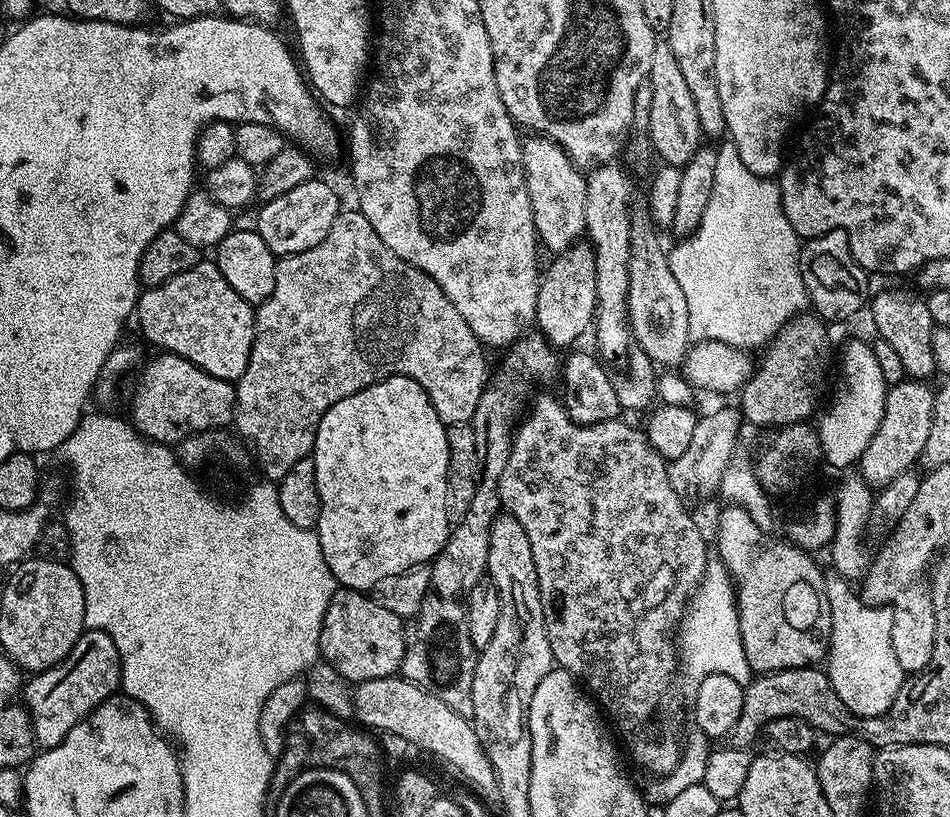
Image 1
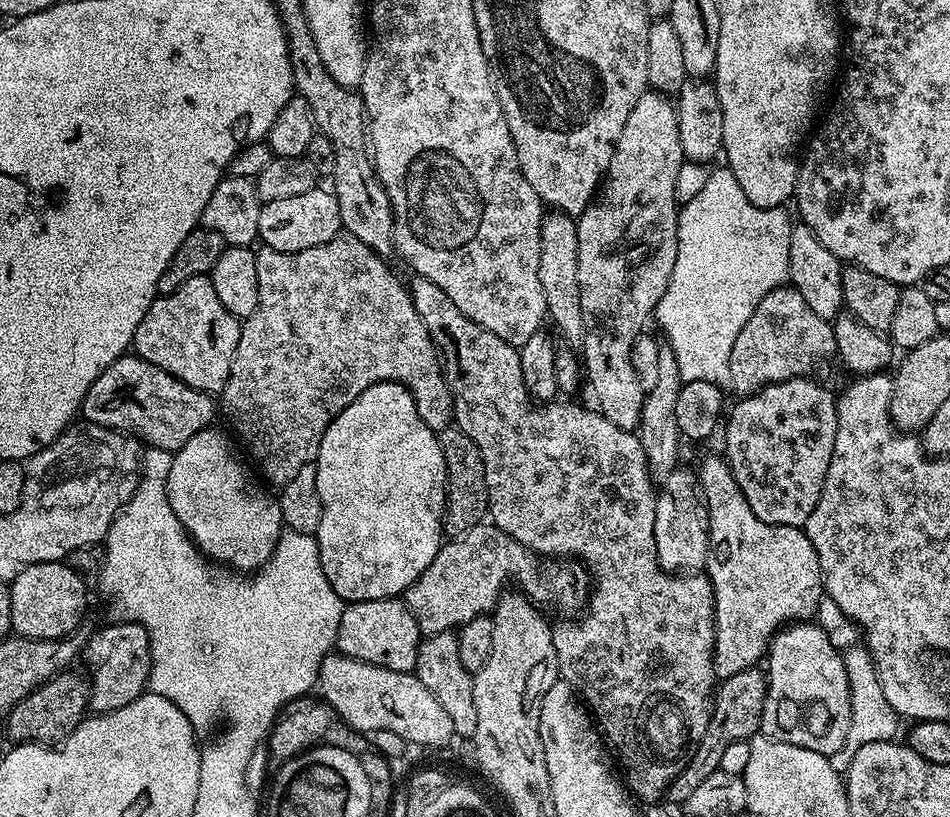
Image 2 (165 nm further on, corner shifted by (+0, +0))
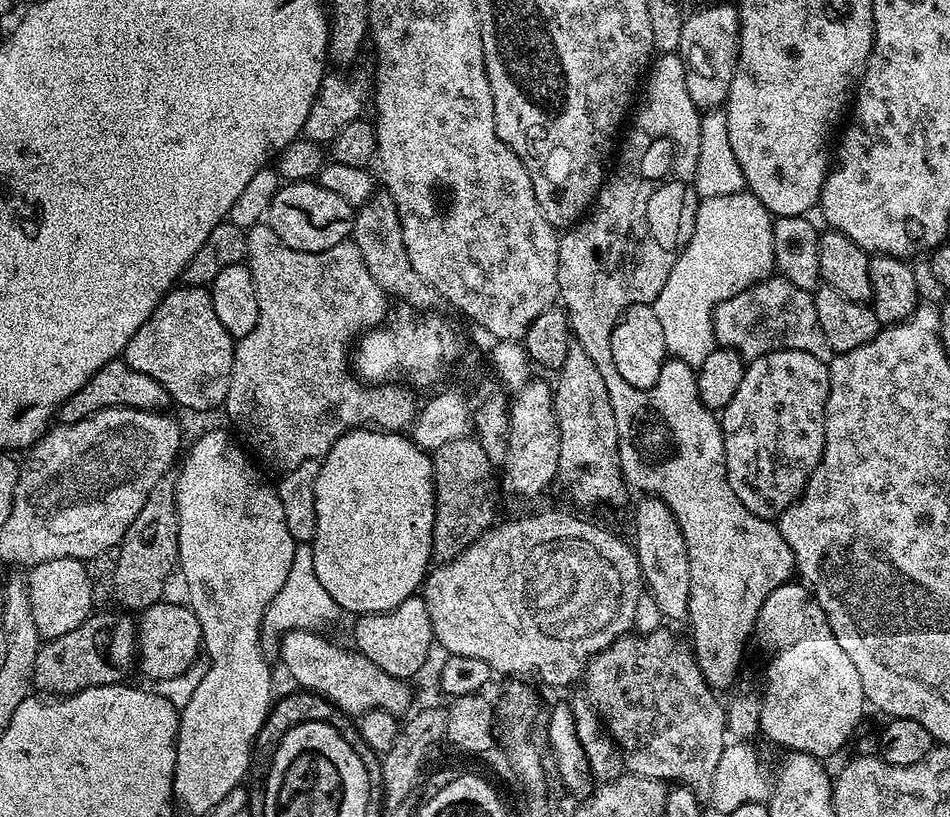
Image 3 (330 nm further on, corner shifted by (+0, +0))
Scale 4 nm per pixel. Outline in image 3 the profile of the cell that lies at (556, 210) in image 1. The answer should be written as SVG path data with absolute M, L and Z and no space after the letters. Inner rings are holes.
M575 342L569 343L565 361L554 378L552 401L560 435L559 483L564 483L573 502L584 508L622 503L626 476L622 468L620 472L622 445L614 422L614 406L610 406L608 384L602 382L602 374L598 374L598 366L594 366L586 350Z

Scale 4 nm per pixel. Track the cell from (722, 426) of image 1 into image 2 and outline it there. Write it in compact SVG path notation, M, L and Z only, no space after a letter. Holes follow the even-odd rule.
M678 466L662 482L655 504L654 538L656 556L664 569L696 572L707 565L711 553L708 508L700 497L695 473L684 469L684 466Z

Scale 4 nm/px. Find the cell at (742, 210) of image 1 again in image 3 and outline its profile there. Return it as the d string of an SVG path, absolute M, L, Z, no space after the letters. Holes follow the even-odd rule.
M747 190L724 194L718 198L703 198L696 206L696 221L680 255L674 262L674 270L670 270L670 278L666 286L654 301L659 325L662 326L663 337L669 357L686 362L694 370L699 369L702 362L718 345L712 329L712 312L728 298L734 298L742 290L754 286L760 280L773 275L774 242L772 238L773 215L760 199Z

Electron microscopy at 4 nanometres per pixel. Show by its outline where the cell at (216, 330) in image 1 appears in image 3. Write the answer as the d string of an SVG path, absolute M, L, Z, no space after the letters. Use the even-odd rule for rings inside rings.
M176 286L160 299L160 304L150 314L150 318L146 318L142 326L138 326L134 338L130 338L130 342L124 347L122 358L134 370L150 374L150 378L162 385L175 403L177 400L182 407L189 408L192 412L208 412L211 408L219 409L230 390L234 337L218 319L218 313L214 311L212 293L207 287Z

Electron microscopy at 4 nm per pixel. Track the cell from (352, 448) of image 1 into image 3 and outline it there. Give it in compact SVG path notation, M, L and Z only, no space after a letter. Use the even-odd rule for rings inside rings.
M372 426L353 428L351 432L342 434L338 442L324 455L320 461L318 482L314 486L314 498L318 510L318 530L312 539L312 553L314 554L314 570L318 574L318 582L326 589L326 594L334 598L334 602L345 613L363 614L365 612L385 612L402 603L407 596L413 595L423 585L424 577L430 571L432 554L432 527L436 517L436 485L432 475L432 456L412 443L407 435L400 432L377 430Z

